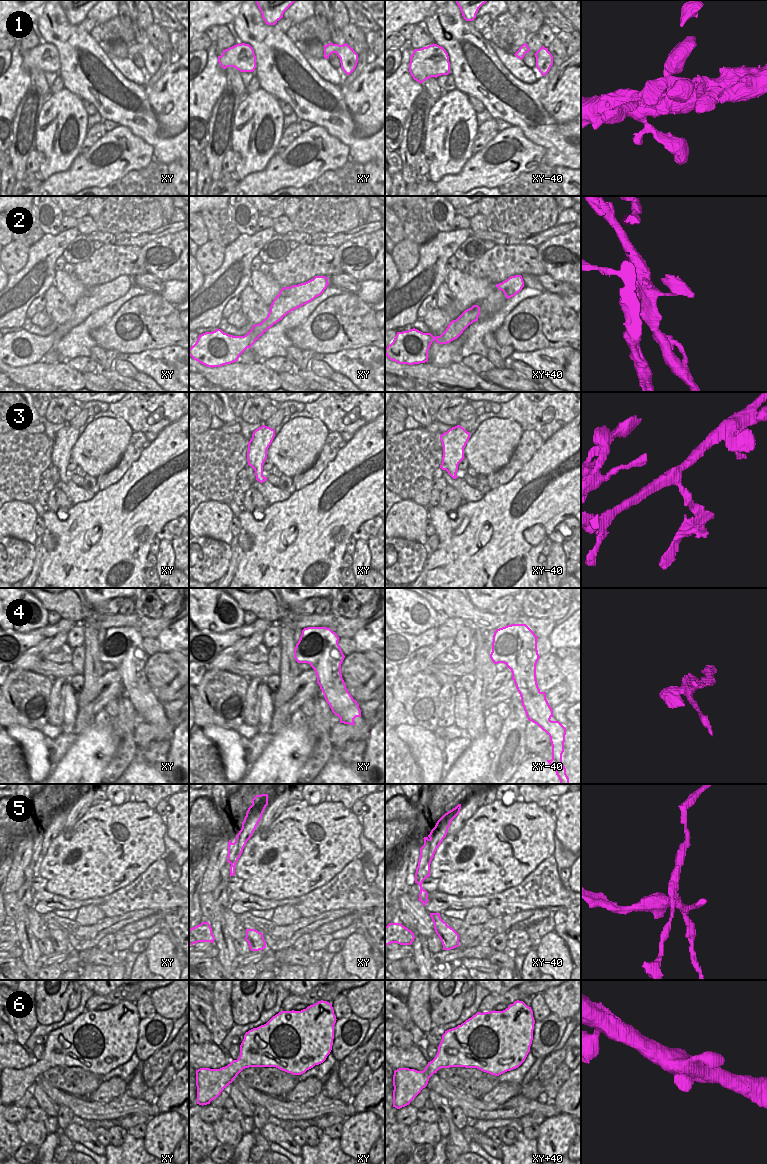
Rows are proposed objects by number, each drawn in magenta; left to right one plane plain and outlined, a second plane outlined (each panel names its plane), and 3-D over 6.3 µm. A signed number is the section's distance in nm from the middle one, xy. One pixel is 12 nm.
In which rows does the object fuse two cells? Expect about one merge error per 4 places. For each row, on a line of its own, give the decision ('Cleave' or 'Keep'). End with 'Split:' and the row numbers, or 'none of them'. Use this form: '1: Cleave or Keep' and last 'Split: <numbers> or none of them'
1: Keep
2: Keep
3: Cleave
4: Keep
5: Cleave
6: Keep
Split: 3, 5.

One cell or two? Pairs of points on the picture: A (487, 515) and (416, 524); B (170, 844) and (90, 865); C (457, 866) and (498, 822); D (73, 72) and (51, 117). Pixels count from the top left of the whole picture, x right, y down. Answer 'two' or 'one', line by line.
A: two
B: two
C: one
D: two

